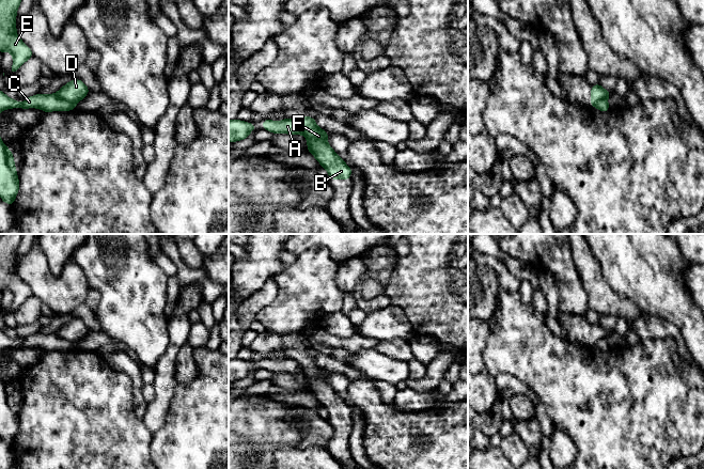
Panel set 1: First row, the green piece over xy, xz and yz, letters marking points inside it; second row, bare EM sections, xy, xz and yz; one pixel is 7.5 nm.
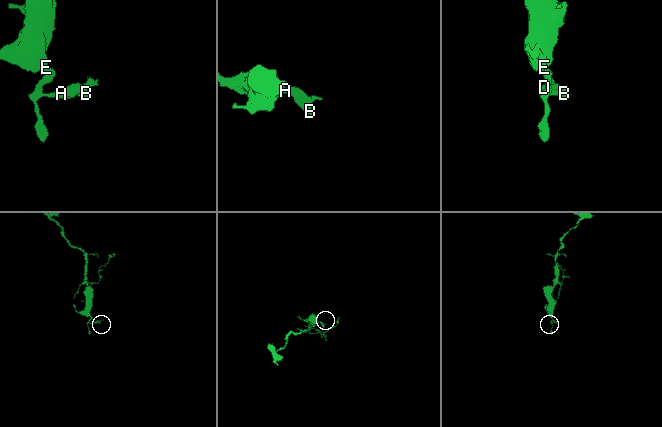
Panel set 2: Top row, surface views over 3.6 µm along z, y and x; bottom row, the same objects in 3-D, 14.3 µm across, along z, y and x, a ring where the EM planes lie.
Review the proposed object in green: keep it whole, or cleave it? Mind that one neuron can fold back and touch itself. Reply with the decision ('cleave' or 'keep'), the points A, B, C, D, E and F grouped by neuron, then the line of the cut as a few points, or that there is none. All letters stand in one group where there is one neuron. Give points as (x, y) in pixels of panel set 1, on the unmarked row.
cleave | A C E / B D F | xy (56, 333), (75, 344)

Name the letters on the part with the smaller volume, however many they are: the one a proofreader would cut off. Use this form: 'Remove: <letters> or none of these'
Remove: B, D, F

